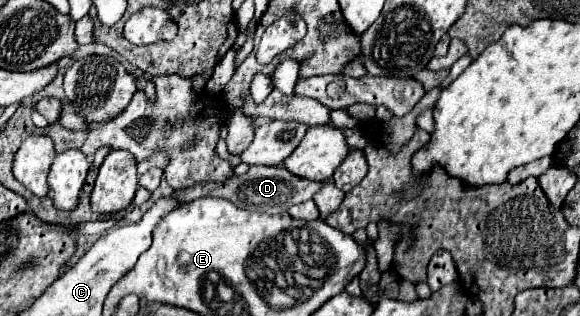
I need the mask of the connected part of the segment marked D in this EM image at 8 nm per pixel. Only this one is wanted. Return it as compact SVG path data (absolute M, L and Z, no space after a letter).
M251 166L245 174L241 174L241 176L233 174L231 180L223 180L221 184L195 184L189 188L173 190L173 194L177 196L177 200L181 200L181 204L203 198L203 196L219 196L219 198L231 200L241 210L277 214L277 212L285 212L287 208L313 198L313 194L319 188L321 188L321 182L299 178L299 176L287 172L283 166Z

